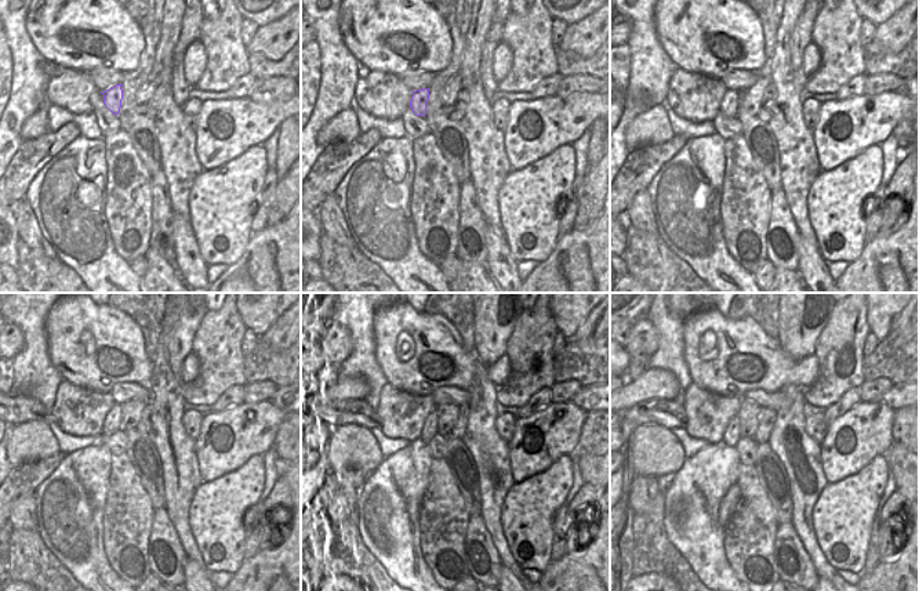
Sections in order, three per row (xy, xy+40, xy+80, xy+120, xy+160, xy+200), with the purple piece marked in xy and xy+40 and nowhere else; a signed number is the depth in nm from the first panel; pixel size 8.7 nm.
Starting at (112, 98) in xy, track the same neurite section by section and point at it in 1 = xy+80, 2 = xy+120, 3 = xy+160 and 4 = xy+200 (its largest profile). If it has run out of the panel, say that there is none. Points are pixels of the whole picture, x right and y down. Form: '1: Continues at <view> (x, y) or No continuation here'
1: Continues at xy+80 (730, 102)
2: Continues at xy+120 (112, 423)
3: Continues at xy+160 (429, 428)
4: Continues at xy+200 (732, 435)

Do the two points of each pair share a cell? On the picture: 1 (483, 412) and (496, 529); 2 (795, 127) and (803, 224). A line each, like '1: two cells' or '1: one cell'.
1: one cell
2: one cell

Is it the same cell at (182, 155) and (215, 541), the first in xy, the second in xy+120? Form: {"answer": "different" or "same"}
{"answer": "different"}

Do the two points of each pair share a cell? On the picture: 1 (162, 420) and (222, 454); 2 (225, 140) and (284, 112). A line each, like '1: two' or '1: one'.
1: two
2: one

